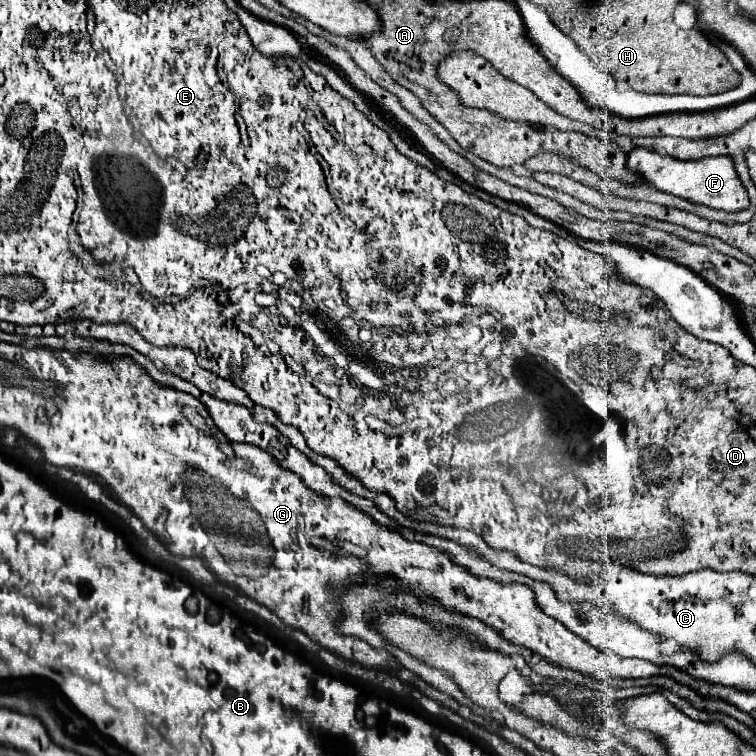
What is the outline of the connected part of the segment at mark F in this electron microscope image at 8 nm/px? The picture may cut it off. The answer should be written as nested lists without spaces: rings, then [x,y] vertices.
[[[636,147],[634,151],[628,153],[626,167],[630,171],[640,173],[656,189],[682,197],[682,199],[688,199],[692,203],[700,203],[700,205],[720,209],[720,211],[730,211],[730,213],[744,211],[750,207],[748,193],[746,193],[742,181],[738,181],[738,173],[736,173],[734,161],[730,157],[706,157],[706,159],[698,159],[698,161],[678,161],[668,155],[658,155],[654,151]]]

